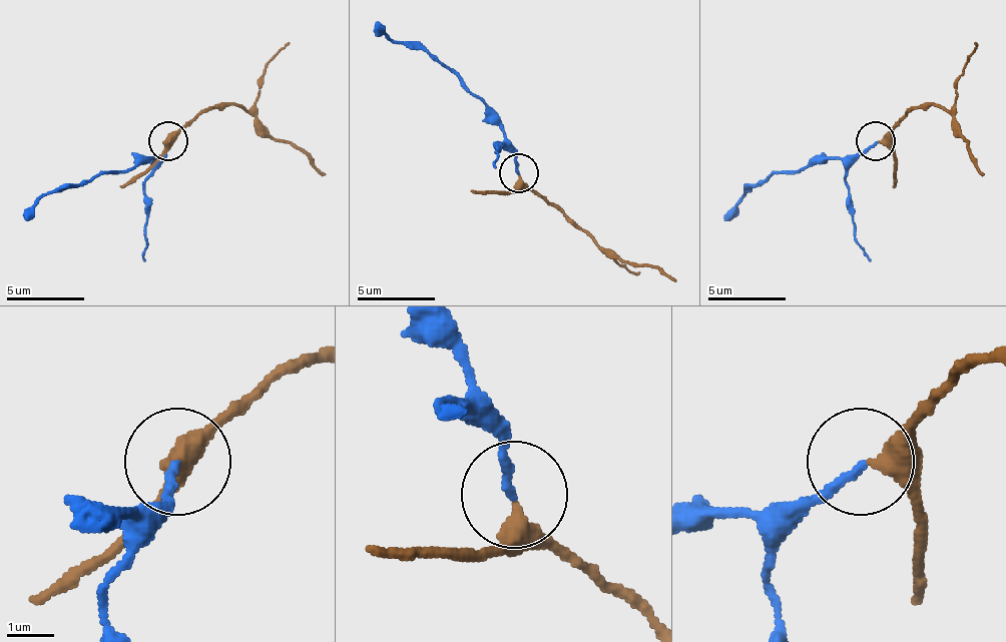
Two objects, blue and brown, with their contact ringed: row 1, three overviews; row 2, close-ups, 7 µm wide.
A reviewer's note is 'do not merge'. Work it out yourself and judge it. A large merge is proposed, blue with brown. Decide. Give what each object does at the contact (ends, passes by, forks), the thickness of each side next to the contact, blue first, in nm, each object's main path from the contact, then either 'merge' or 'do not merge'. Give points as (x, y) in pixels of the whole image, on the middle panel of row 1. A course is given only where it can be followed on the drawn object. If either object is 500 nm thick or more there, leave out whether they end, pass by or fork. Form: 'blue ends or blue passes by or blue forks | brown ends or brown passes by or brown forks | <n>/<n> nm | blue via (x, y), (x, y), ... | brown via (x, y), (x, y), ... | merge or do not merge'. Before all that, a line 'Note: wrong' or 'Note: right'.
Note: wrong
blue ends | brown passes by | 170/320 nm | blue via (518, 172), (502, 121), (460, 79), (421, 48), (398, 44), (374, 21) | brown via (518, 176), (564, 211), (587, 234), (626, 261), (657, 265), (677, 280) | merge

